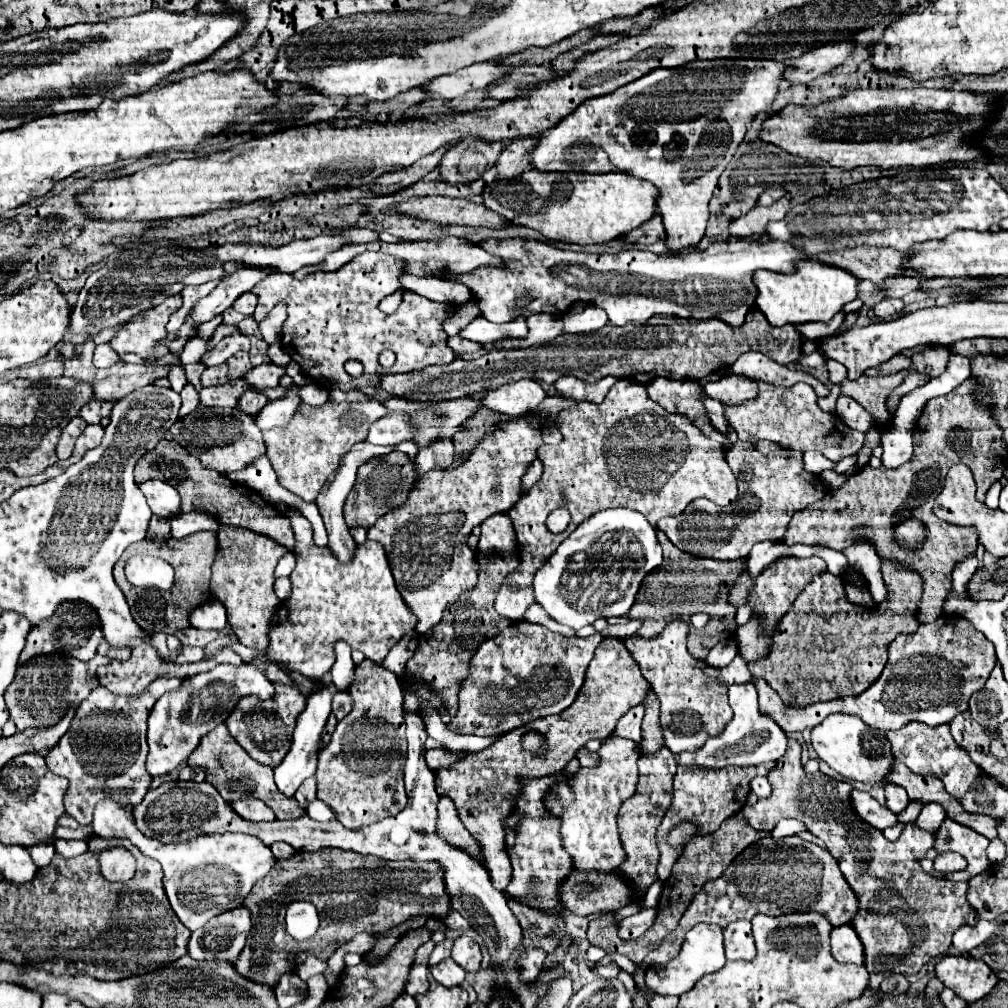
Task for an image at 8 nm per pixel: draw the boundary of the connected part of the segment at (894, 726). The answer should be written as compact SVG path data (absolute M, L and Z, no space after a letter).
M945 614L933 624L921 624L913 636L897 636L889 646L889 662L883 674L859 696L817 702L809 708L789 708L763 678L753 678L753 682L759 690L759 710L773 722L777 722L785 734L803 732L807 728L811 730L821 724L831 712L859 716L871 728L899 730L909 720L917 720L927 726L951 722L959 712L967 710L969 696L983 688L995 664L997 658L993 644L989 644L985 636L981 636L981 632L977 632L965 618Z

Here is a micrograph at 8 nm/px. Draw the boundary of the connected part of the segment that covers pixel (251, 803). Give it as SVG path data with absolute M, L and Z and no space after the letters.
M253 798L237 800L237 802L231 804L231 808L243 820L249 820L249 822L269 822L269 820L275 820L273 810L265 802L261 802L261 800L253 800Z

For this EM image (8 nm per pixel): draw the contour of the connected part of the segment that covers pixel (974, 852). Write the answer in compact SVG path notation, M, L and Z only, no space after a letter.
M949 818L941 826L955 826L955 834L961 834L961 856L969 862L965 872L955 872L955 874L949 874L945 878L949 878L949 880L969 880L973 876L981 874L989 866L989 858L987 858L989 840L985 836L977 834L975 830L967 828L963 824L957 824Z

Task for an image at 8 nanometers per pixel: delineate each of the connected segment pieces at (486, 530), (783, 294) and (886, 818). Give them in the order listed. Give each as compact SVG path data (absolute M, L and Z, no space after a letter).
M495 514L485 524L481 524L481 540L479 552L505 552L515 550L515 532L507 514Z
M801 260L797 264L797 272L793 274L777 274L777 272L757 272L753 278L757 280L759 296L757 308L765 314L771 326L785 324L805 324L805 322L829 322L843 306L857 298L857 284L849 272L841 272L839 268L829 268L827 264L817 264L815 260Z
M853 790L853 810L861 816L861 820L873 824L879 830L897 824L897 814L893 814L889 808L881 806L875 798L861 790Z

